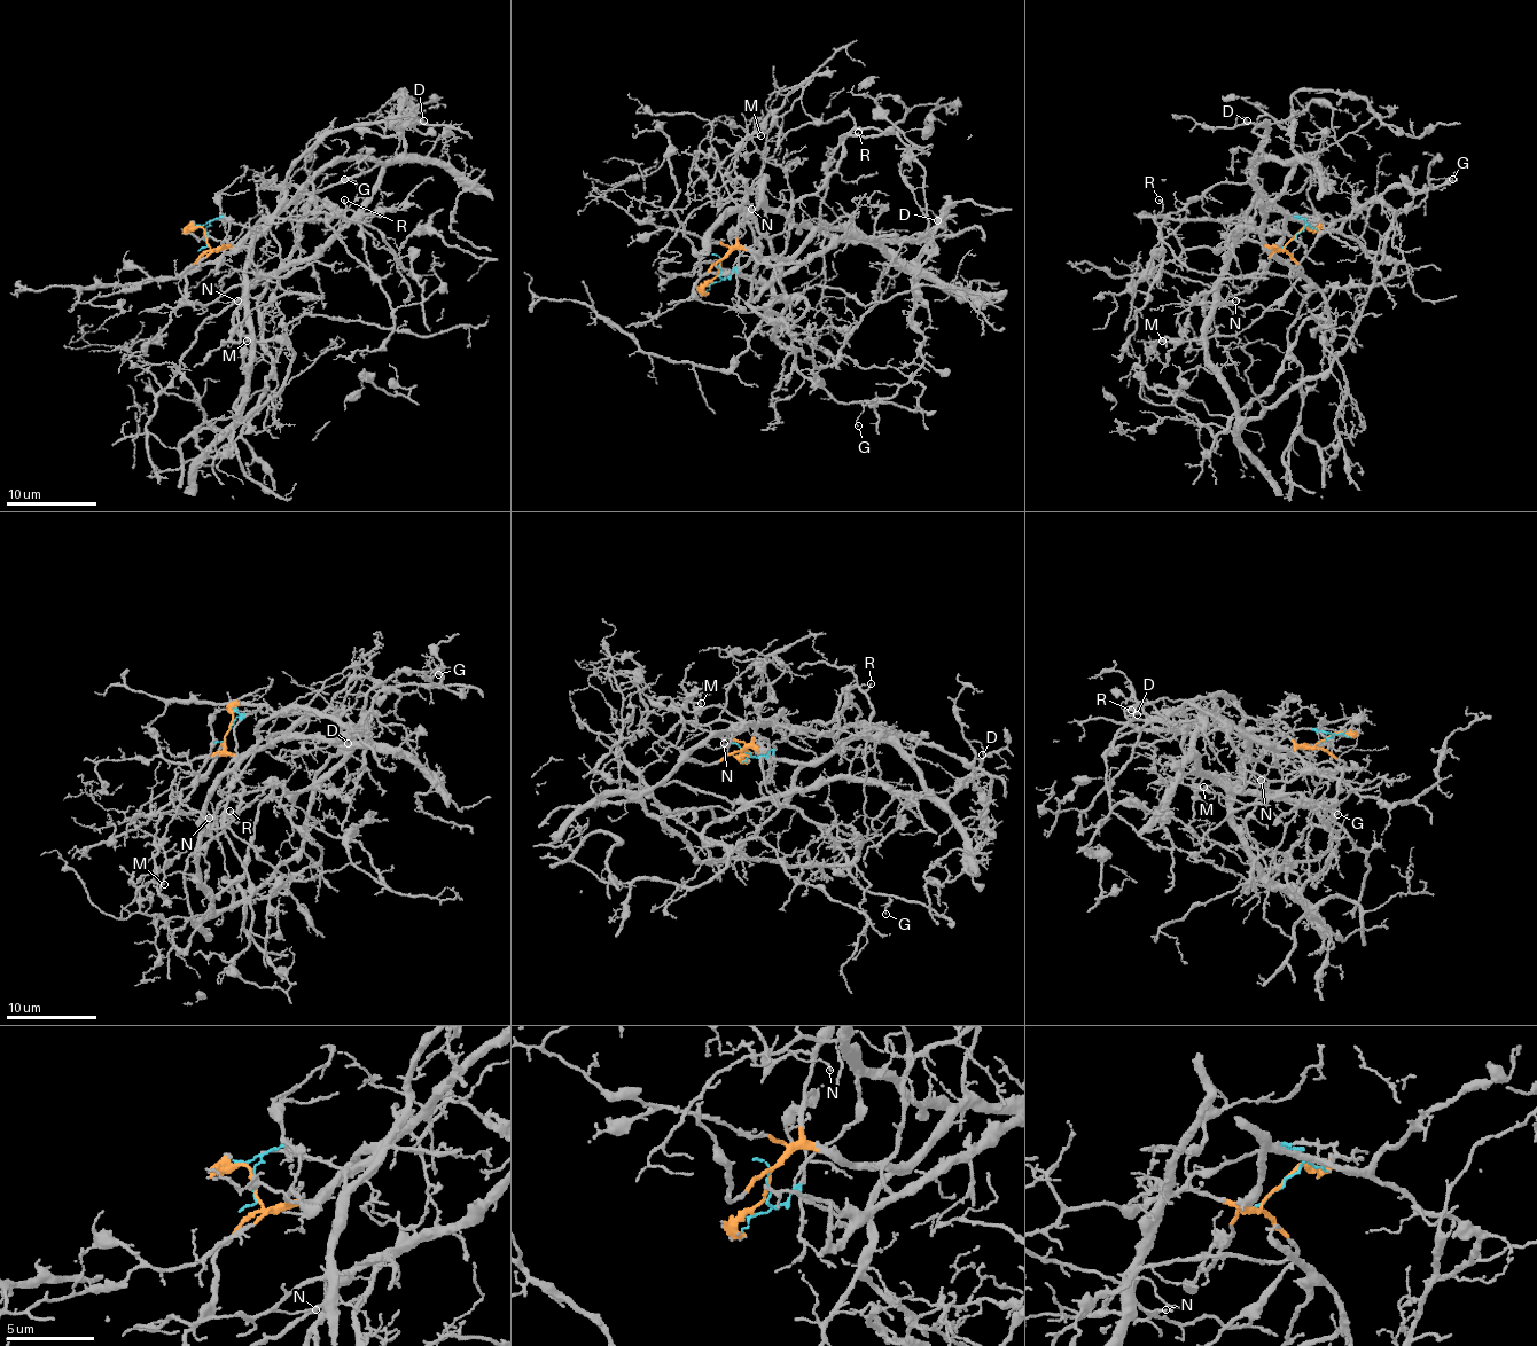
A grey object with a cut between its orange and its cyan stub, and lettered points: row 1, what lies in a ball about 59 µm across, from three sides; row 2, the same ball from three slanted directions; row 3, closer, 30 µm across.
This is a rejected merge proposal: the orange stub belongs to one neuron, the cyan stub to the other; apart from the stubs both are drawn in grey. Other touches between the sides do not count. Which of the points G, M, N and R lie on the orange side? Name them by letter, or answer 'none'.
G, M

